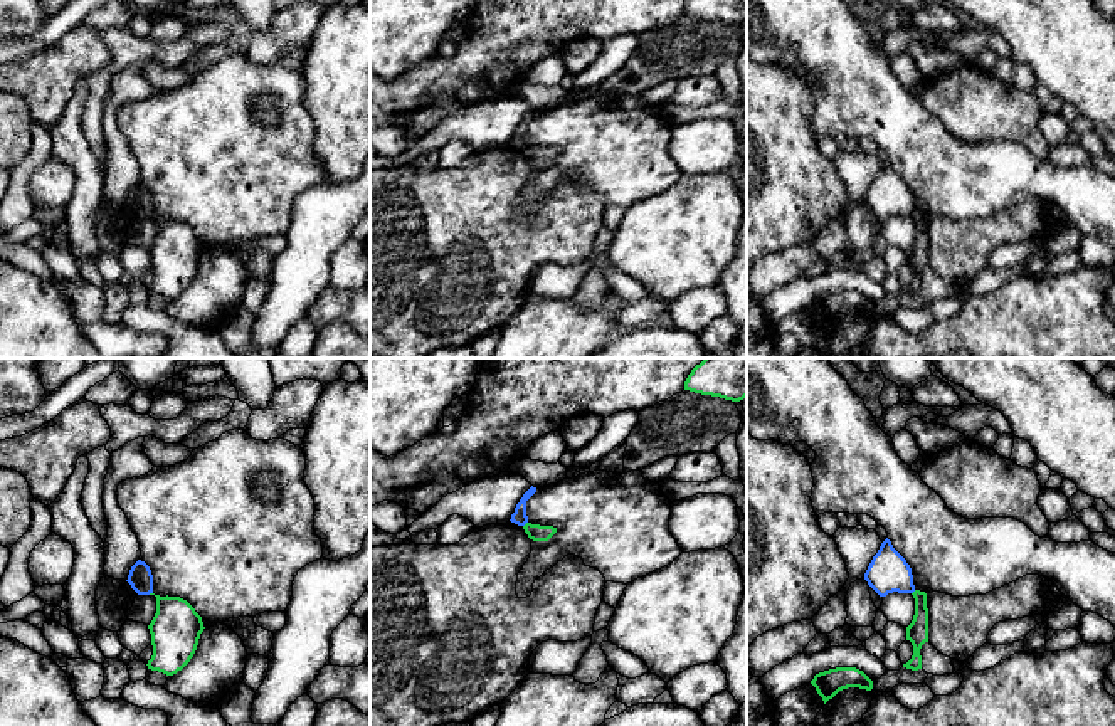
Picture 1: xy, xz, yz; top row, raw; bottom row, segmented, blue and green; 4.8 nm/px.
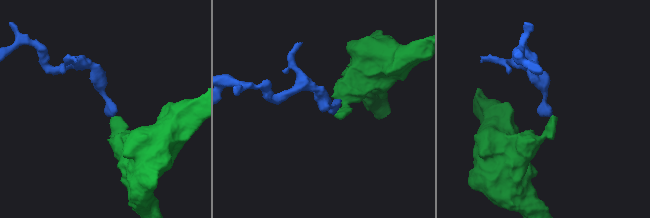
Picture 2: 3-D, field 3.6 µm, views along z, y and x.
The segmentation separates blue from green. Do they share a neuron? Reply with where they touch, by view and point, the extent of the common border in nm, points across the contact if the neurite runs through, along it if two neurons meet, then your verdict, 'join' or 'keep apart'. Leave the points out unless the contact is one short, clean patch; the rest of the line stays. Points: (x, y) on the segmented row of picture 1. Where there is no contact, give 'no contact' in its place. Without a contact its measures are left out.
contact xz (525, 523); length 40 nm; border xz (527, 521), (523, 526); keep apart

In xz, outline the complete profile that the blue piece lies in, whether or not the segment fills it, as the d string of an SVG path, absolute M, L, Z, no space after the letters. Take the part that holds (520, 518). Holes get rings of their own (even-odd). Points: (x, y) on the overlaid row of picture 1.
M530 487L523 497L520 499L520 502L515 508L515 513L511 514L511 523L518 524L518 526L525 526L528 523L528 516L526 516L526 501L536 492L536 487Z

